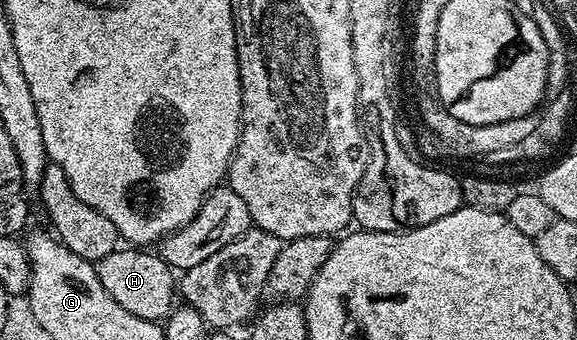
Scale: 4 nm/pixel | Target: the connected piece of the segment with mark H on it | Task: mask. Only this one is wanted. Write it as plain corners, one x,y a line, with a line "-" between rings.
119,248
108,252
108,256
96,263
100,284
104,284
104,292
108,292
108,296
112,296
120,308
128,308
132,316
161,323
176,305
175,271
156,252
146,248
126,249
130,250

